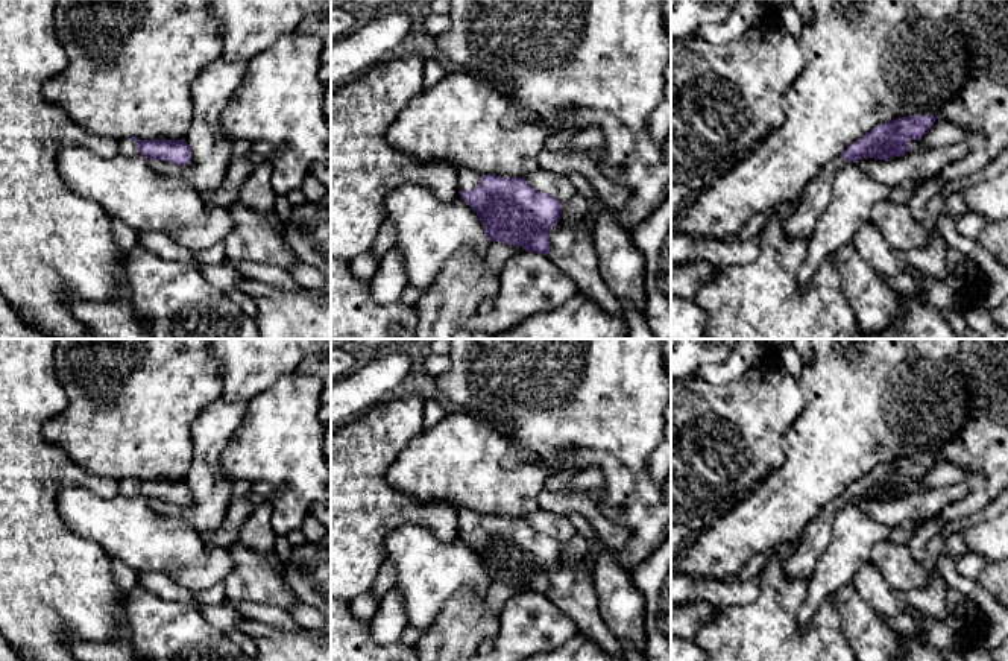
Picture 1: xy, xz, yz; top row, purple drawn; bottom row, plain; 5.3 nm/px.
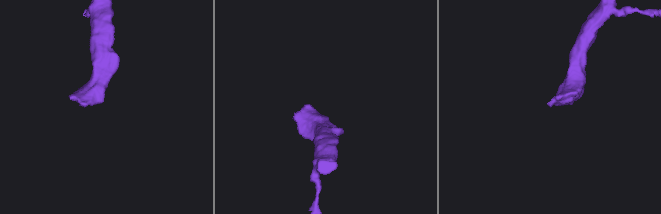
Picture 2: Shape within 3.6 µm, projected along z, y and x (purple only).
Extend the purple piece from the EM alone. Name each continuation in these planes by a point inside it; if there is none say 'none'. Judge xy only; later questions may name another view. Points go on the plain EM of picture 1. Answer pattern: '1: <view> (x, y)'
1: xy (126, 487)

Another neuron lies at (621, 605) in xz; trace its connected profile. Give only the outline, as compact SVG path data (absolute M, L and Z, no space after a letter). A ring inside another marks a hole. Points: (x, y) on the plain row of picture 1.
M607 547L595 564L594 590L600 614L618 641L628 641L644 653L647 644L644 597L633 587L630 574L619 567L615 552Z

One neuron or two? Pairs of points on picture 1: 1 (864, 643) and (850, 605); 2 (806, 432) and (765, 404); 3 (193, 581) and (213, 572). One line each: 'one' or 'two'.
1: one
2: two
3: one

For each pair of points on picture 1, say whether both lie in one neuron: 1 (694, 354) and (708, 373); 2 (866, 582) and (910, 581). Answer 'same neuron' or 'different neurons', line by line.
1: different neurons
2: different neurons

